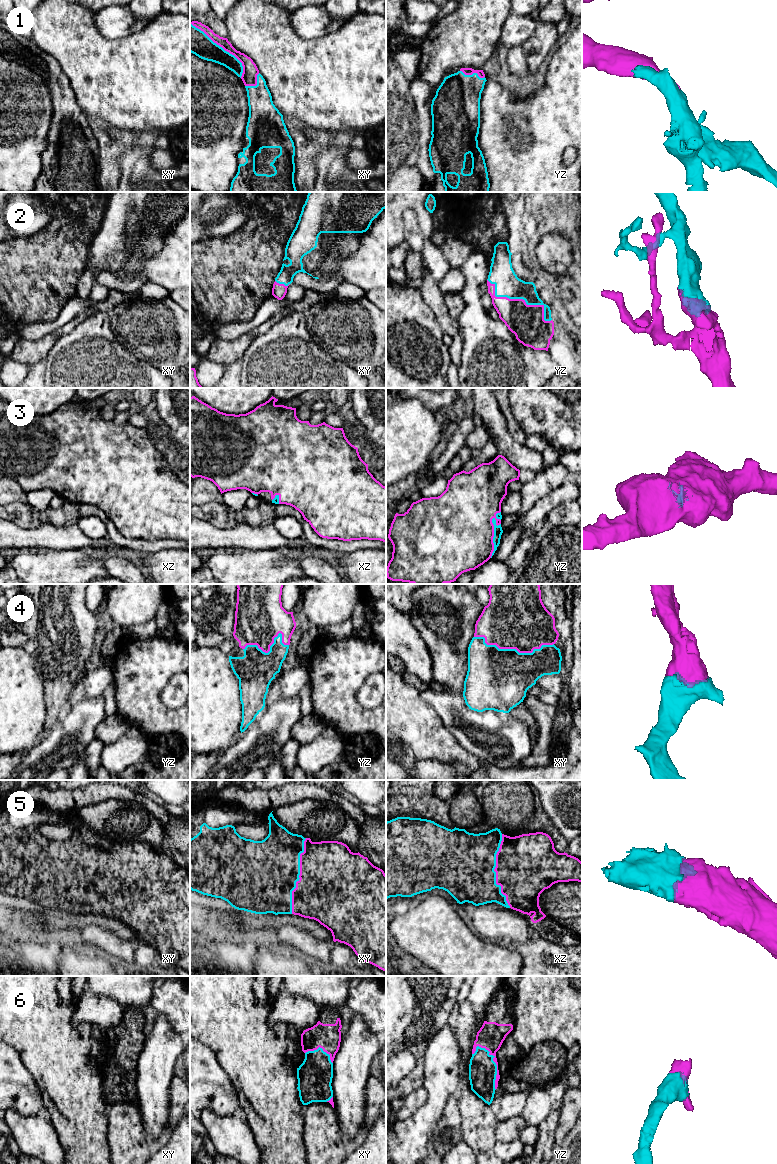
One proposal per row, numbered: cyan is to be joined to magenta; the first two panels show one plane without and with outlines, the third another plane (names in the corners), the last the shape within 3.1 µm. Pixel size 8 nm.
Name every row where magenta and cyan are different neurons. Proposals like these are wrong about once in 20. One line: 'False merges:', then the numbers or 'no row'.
False merges: no row

